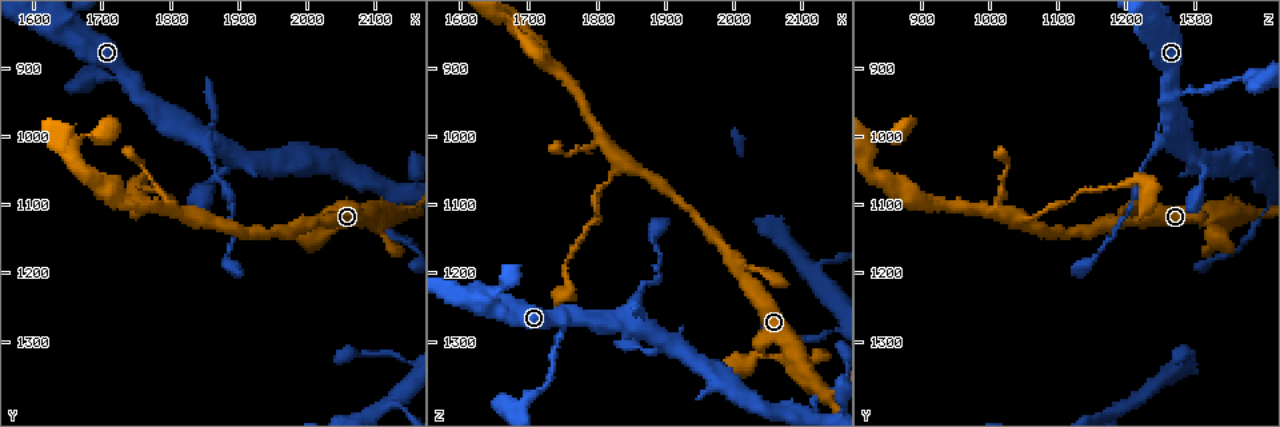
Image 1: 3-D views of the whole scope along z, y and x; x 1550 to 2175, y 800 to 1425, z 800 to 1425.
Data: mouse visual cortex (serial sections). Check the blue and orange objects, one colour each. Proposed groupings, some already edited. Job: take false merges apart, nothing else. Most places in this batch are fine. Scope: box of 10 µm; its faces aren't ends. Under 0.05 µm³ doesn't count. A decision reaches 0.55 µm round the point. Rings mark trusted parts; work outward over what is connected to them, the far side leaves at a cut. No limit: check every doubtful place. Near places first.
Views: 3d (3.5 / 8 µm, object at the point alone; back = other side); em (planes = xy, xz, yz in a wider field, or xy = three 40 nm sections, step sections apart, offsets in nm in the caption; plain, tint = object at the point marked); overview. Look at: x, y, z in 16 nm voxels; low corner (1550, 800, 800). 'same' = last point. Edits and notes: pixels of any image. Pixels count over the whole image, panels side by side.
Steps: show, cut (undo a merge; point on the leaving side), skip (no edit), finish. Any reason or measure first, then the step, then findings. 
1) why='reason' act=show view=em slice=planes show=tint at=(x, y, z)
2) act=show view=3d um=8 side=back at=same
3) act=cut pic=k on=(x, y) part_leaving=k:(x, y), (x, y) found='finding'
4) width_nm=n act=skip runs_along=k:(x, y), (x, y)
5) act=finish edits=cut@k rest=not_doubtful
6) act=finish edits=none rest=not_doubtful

why='side arm on a straight run' act=show view=3d um=3.5 at=(1750, 935, 1265)

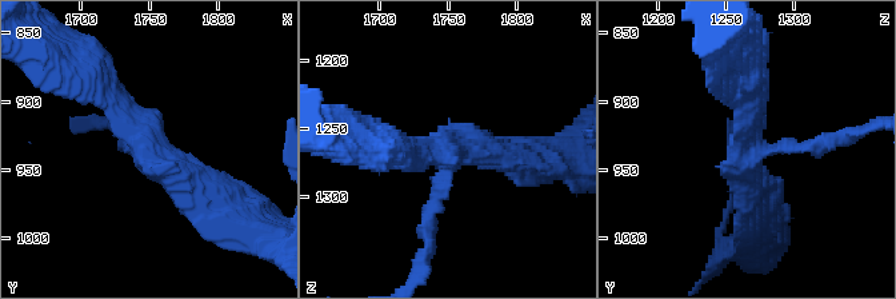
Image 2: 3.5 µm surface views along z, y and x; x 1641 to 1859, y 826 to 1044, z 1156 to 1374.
arm_widths_nm=150,300,350 act=skip found='one cell here'

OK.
act=show view=3d um=3.5 side=back at=(1850, 1005, 1270)

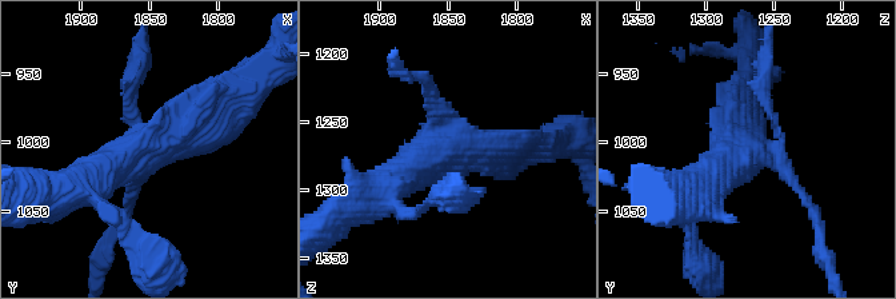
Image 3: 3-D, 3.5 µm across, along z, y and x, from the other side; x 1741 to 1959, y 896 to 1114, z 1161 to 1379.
why='need the tissue' act=show view=em slice=xy step=5 show=tint at=(1850, 1006, 1270)

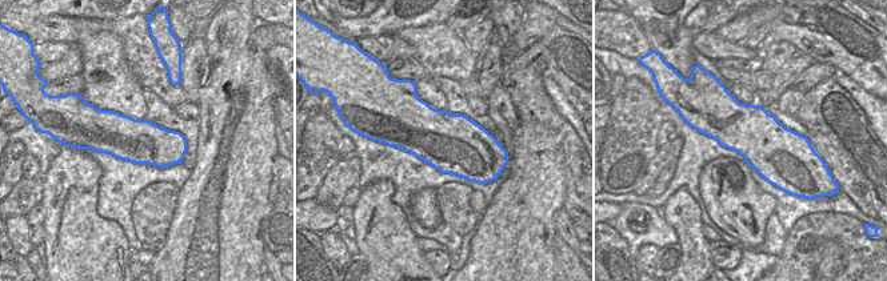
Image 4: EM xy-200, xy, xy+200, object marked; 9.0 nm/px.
act=skip runs_along=3:(220, 96), (184, 134), (78, 187) found='continuous, no second cell'

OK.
why='thick turns thin' act=show view=3d um=3.5 at=(1865, 1035, 1230)

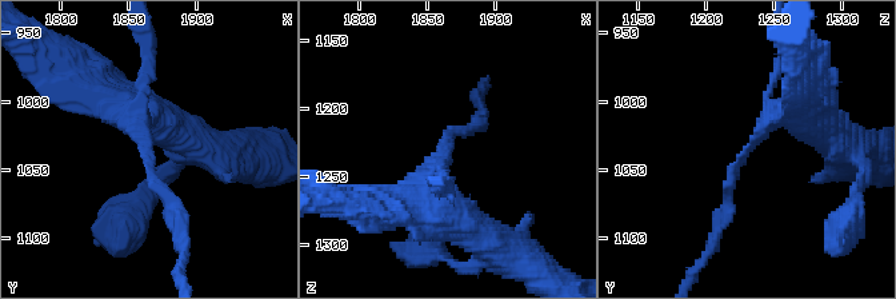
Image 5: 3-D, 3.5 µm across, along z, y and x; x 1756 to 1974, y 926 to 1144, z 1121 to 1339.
arm_widths_nm=150,450 why='need the tissue' act=show view=em slice=xy step=2 show=tint at=(1864, 1034, 1230)

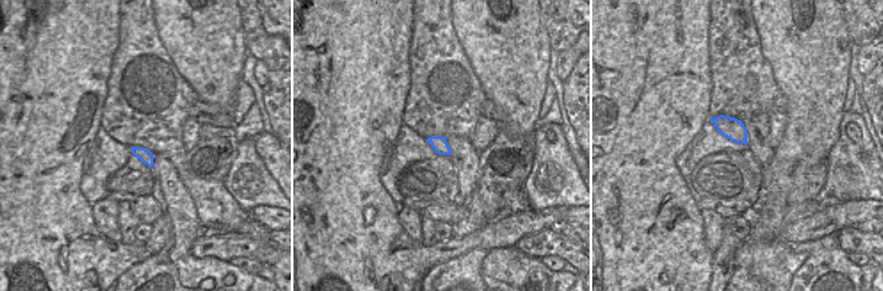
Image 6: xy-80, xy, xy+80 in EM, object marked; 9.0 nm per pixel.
act=skip found='all the same cell'

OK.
act=finish edits=none rest=not_doubtful

